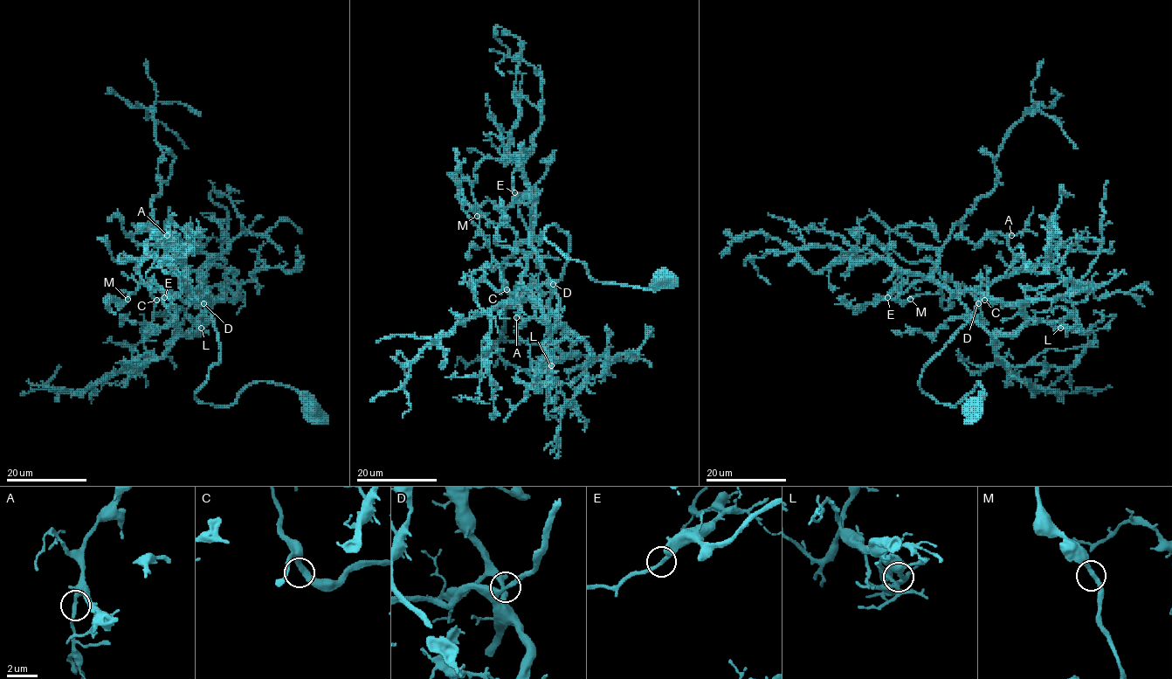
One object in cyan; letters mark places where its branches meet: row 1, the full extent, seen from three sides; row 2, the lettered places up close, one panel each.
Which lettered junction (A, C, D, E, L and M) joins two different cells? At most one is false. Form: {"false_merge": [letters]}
{"false_merge": []}

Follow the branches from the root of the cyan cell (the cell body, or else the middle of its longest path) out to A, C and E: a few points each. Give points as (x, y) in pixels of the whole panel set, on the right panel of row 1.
A: (972, 408), (982, 392), (978, 382), (948, 405), (921, 390), (921, 370), (987, 288), (1017, 273), (1011, 235)
C: (972, 408), (982, 392), (978, 382), (948, 405), (927, 395), (920, 380), (982, 293), (984, 300)
E: (972, 408), (982, 392), (978, 382), (948, 405), (927, 395), (920, 380), (982, 295), (922, 280), (887, 297)

